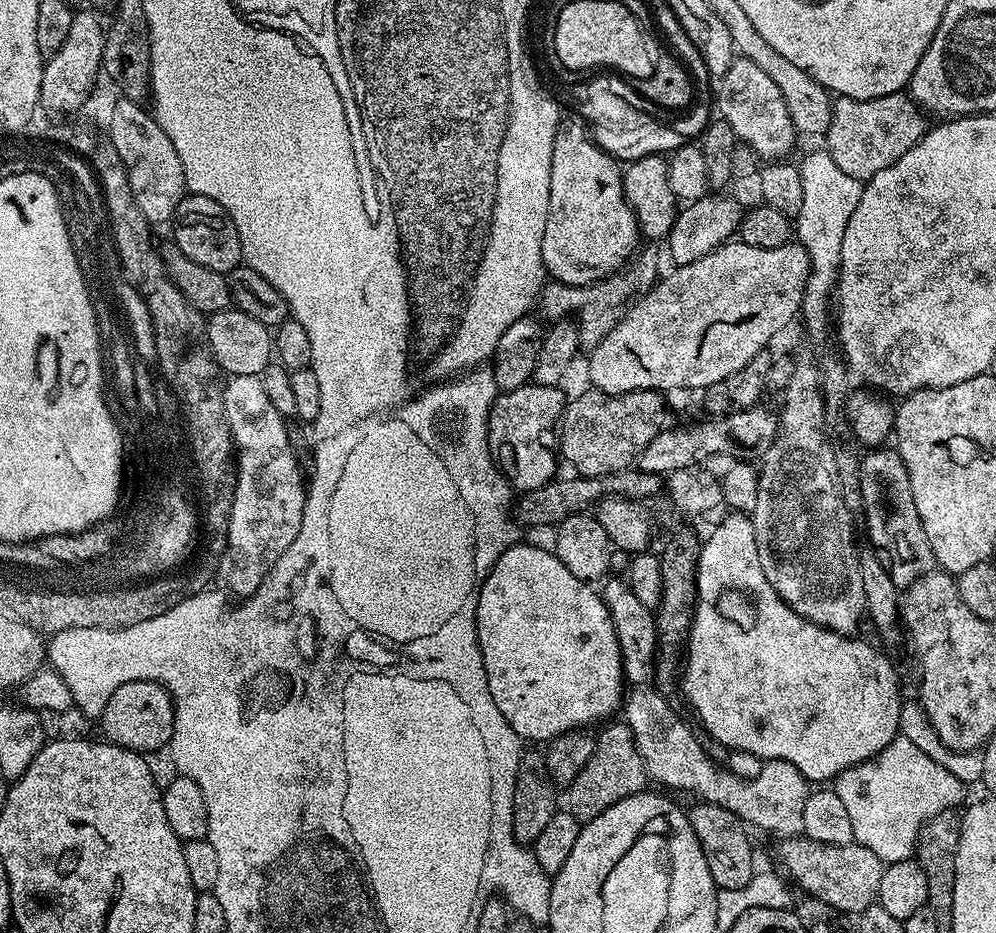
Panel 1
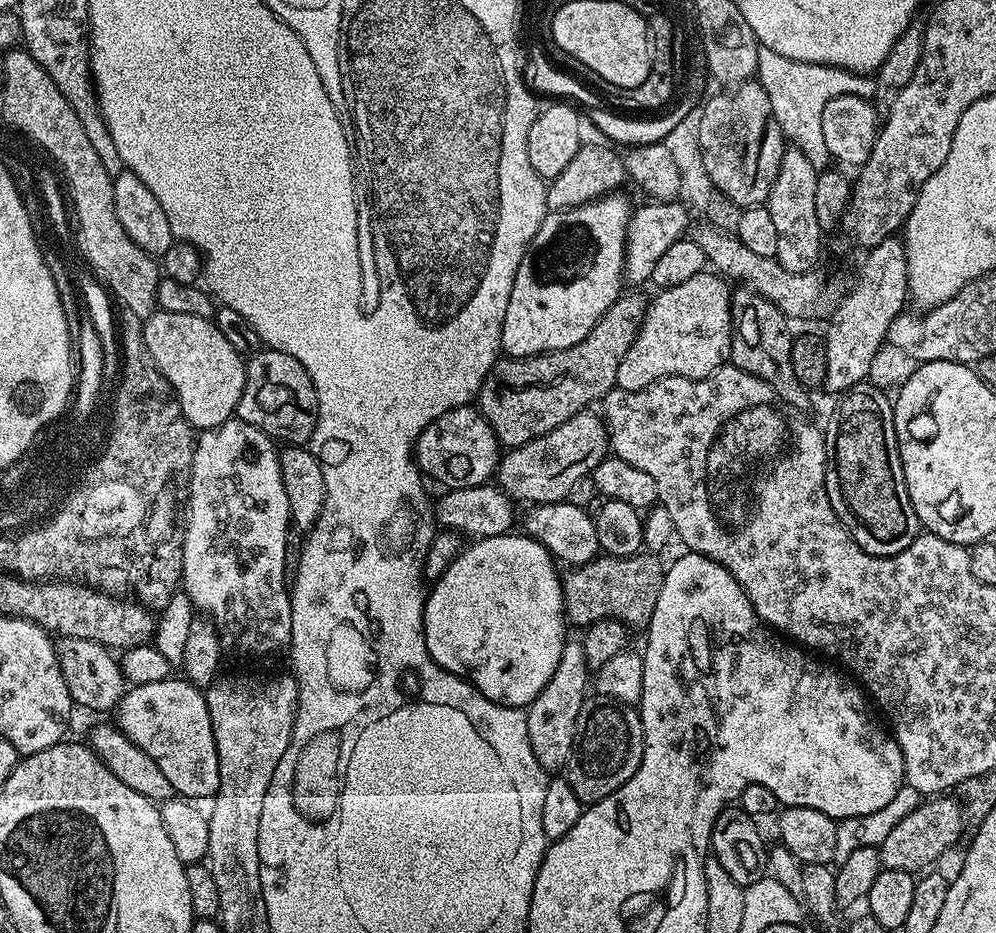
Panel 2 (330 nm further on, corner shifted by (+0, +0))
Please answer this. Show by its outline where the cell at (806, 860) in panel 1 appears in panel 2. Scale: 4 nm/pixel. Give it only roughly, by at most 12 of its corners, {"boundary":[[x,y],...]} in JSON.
{"boundary":[[948,794],[925,799],[879,845],[884,868],[923,873],[964,832]]}

